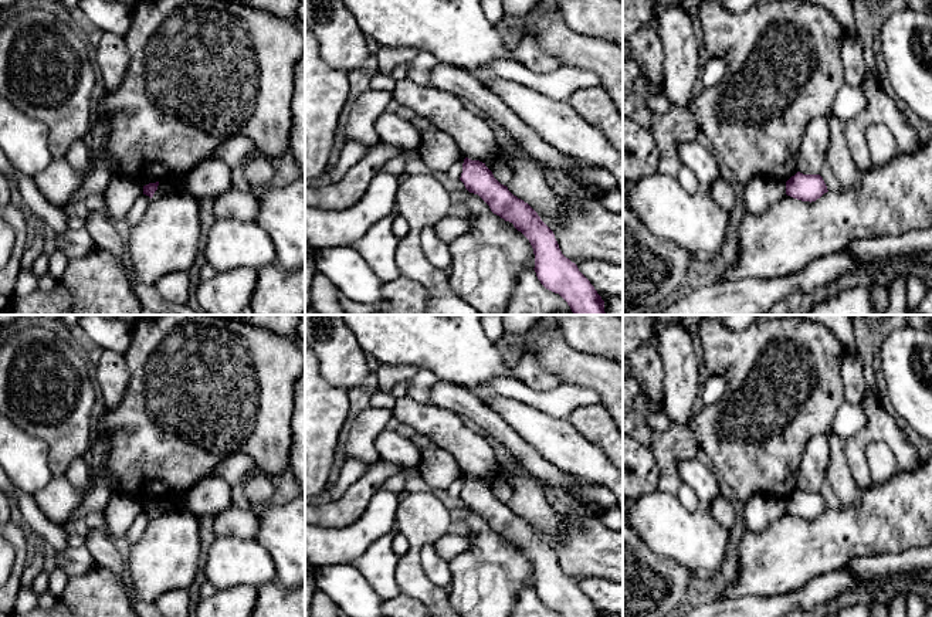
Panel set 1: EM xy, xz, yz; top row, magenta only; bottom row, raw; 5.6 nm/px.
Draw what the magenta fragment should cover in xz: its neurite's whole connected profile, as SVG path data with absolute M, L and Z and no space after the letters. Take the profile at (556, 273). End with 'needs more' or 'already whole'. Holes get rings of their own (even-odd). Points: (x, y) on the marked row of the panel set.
M465 157L460 180L470 193L478 194L494 214L512 223L529 240L535 254L533 269L546 289L559 294L575 315L606 315L604 301L590 281L579 271L577 265L562 254L553 231L528 203L514 196L506 186L501 184L485 163Z; already whole

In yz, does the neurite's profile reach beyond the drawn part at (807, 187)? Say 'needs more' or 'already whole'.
already whole

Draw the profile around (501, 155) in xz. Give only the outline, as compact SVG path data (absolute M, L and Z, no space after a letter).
M498 146L498 149L495 150L495 153L485 159L485 160L479 160L482 162L491 172L494 169L494 166L499 162L505 163L506 166L509 166L509 157L508 157L508 152L506 149Z

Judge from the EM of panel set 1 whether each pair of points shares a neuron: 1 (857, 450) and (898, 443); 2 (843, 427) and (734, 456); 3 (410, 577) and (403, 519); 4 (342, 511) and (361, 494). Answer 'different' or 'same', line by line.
1: same
2: different
3: same
4: same

